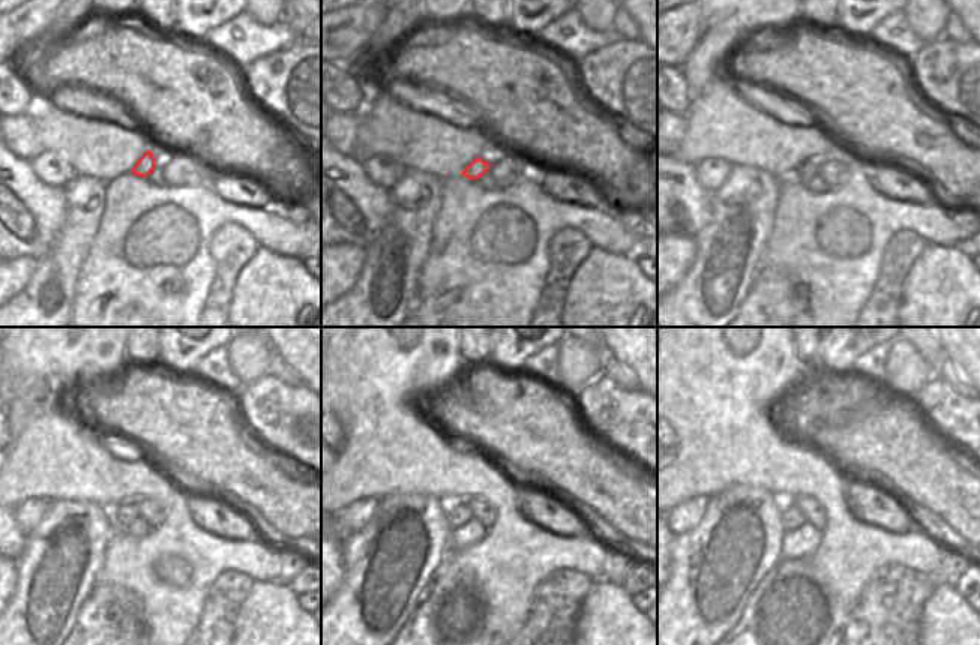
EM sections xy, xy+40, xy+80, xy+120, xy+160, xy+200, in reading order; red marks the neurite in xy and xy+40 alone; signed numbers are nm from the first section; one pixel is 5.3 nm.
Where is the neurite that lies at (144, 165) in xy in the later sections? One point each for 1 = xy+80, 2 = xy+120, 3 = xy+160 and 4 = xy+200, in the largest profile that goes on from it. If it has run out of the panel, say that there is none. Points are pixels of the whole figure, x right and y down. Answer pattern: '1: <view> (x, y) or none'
1: xy+80 (809, 170)
2: xy+120 (122, 515)
3: xy+160 (459, 515)
4: xy+200 (791, 518)

